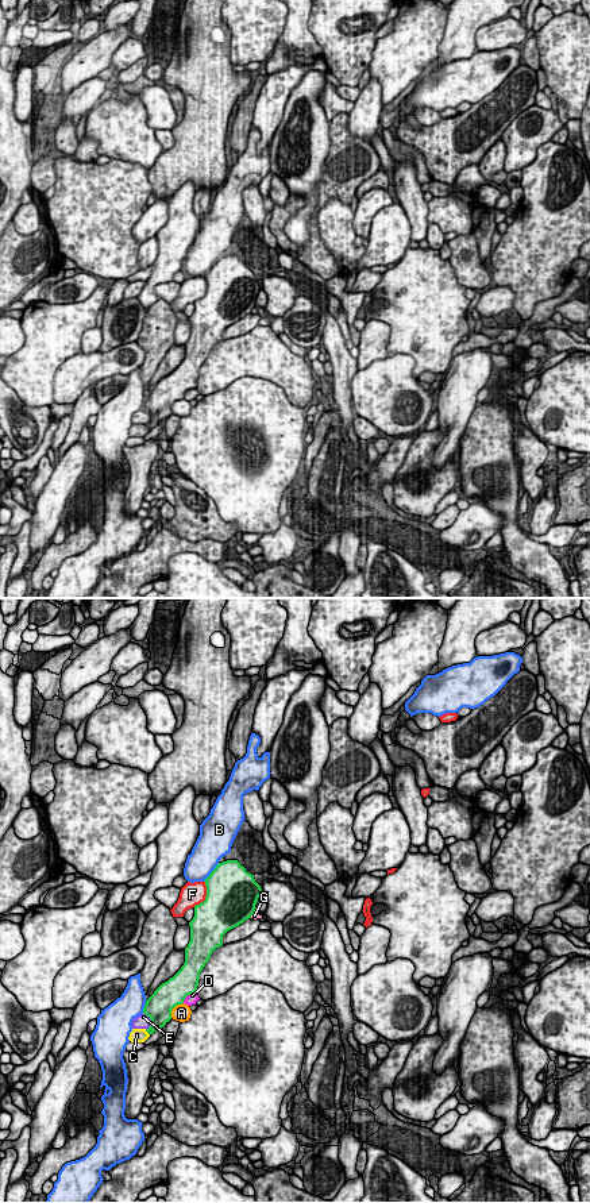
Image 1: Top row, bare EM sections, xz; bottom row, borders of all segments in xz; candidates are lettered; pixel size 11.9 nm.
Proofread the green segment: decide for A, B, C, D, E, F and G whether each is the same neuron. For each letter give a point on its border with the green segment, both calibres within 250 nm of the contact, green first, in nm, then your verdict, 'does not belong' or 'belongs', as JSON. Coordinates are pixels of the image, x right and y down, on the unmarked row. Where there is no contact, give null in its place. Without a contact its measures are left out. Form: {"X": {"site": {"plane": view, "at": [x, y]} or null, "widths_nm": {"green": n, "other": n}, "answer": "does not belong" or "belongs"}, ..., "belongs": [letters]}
{"A": {"site": {"plane": "xz", "at": [173, 403]}, "widths_nm": {"green": 320, "other": 200}, "answer": "does not belong"}, "B": {"site": {"plane": "xz", "at": [211, 268]}, "widths_nm": {"green": 500, "other": 340}, "answer": "does not belong"}, "C": {"site": {"plane": "xz", "at": [146, 425]}, "widths_nm": {"green": 240, "other": 160}, "answer": "does not belong"}, "D": {"site": {"plane": "xz", "at": [188, 389]}, "widths_nm": {"green": 320, "other": 130}, "answer": "does not belong"}, "E": {"site": {"plane": "xz", "at": [151, 416]}, "widths_nm": {"green": 320, "other": 160}, "answer": "does not belong"}, "F": {"site": {"plane": "xz", "at": [207, 290]}, "widths_nm": {"green": 550, "other": 280}, "answer": "does not belong"}, "G": {"site": {"plane": "xz", "at": [253, 308]}, "widths_nm": {"green": 480, "other": 70}, "answer": "does not belong"}, "belongs": []}

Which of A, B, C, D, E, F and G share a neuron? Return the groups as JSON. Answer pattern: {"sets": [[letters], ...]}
{"sets": [["A"], ["B"], ["C"], ["D"], ["E"], ["F"], ["G"]]}

